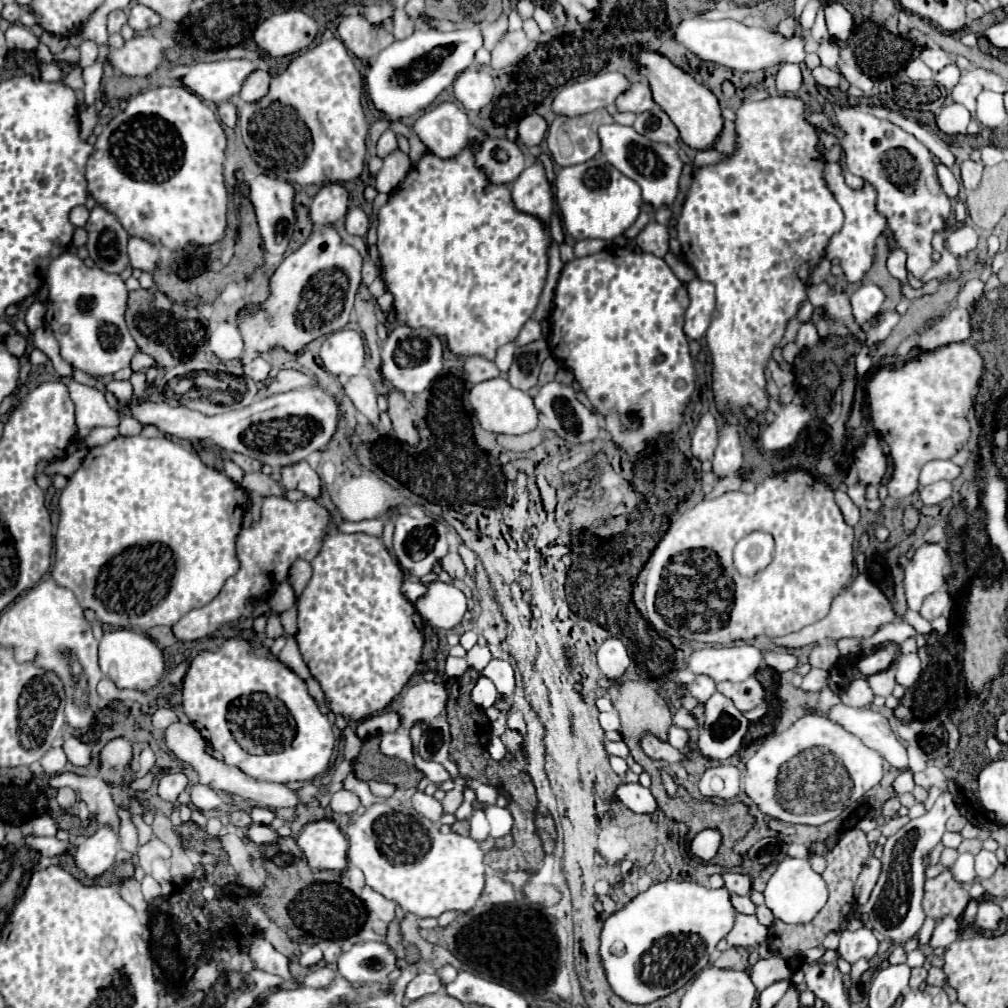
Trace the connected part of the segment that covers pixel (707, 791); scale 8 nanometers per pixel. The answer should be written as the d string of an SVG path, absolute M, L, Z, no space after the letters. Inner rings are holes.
M719 765L707 769L699 779L699 791L705 797L735 799L739 795L739 771L733 765Z

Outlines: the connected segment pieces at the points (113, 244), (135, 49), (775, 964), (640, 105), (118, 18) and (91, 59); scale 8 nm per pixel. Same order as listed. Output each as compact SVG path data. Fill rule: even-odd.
M99 205L91 211L91 217L85 225L87 231L87 251L95 265L105 273L123 273L129 267L127 241L129 235L119 225L119 221Z
M137 35L121 49L113 49L109 59L113 61L117 73L133 77L151 75L163 59L163 47L153 35Z
M779 957L759 959L759 961L753 965L753 971L751 971L751 979L753 979L757 991L763 991L765 987L769 987L769 985L775 983L775 981L787 979L789 975L791 975L791 965L789 965L789 961L779 959Z
M639 81L633 83L633 89L629 89L629 93L623 93L617 99L617 109L619 111L633 111L633 113L643 113L653 109L657 103L651 95L651 87L647 81Z
M113 11L109 13L107 17L107 31L113 35L113 33L119 33L121 27L127 23L127 15L123 11Z
M83 41L83 43L79 45L79 53L81 53L79 65L81 65L81 67L89 67L89 65L93 65L93 63L97 61L97 57L99 57L99 47L97 47L95 43L91 43L91 41Z

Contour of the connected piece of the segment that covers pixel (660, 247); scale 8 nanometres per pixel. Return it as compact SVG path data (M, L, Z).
M649 221L641 233L635 237L635 243L657 257L665 257L669 253L669 229L657 221Z

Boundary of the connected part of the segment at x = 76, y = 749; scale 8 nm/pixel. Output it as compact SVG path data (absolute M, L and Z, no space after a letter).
M65 733L65 745L63 745L67 759L75 765L75 767L89 767L93 763L93 749L91 745L79 741L77 737Z

